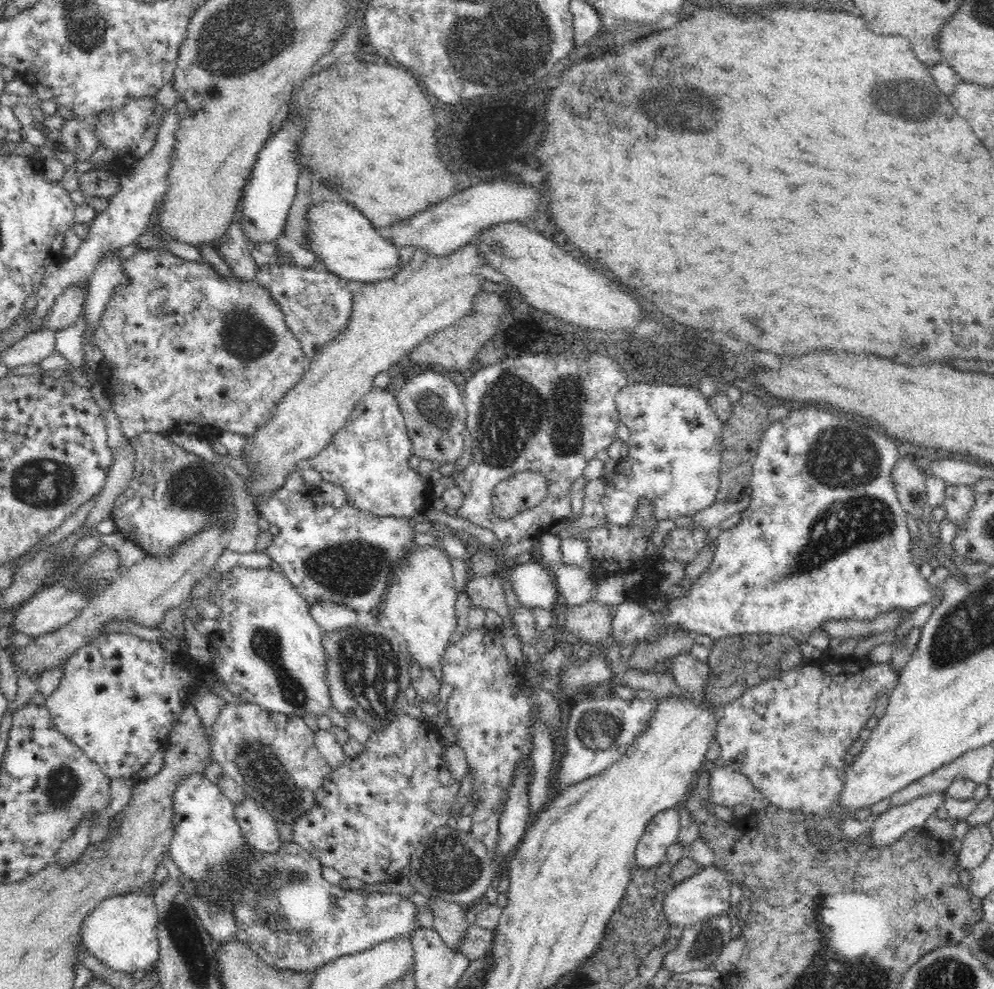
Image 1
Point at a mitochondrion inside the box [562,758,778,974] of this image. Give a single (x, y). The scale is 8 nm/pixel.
(708, 941)

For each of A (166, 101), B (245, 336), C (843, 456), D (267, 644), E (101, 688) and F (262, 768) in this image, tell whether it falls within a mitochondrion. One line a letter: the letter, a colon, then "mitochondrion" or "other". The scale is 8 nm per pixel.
A: other
B: mitochondrion
C: mitochondrion
D: mitochondrion
E: other
F: mitochondrion

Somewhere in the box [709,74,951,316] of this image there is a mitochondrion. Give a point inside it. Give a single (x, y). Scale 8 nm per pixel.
(914, 97)

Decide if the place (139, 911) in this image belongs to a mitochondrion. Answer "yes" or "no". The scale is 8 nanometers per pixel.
no

